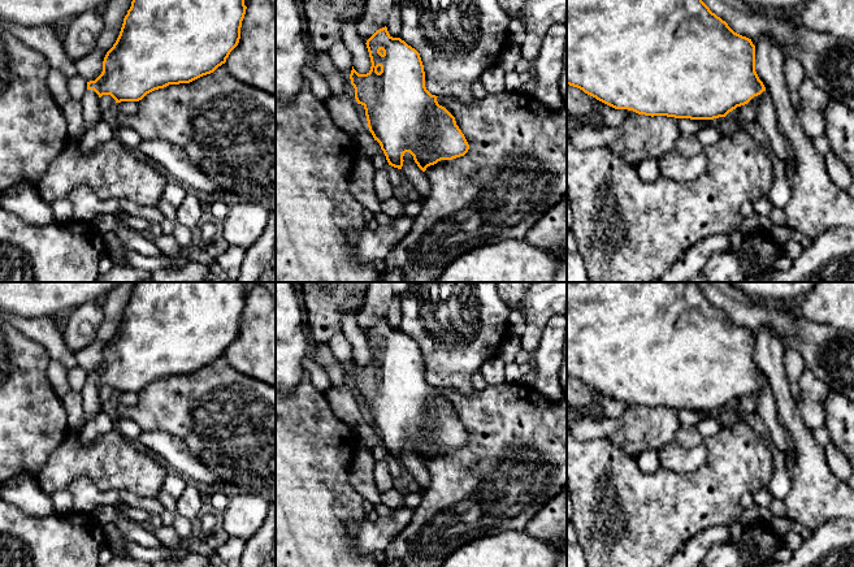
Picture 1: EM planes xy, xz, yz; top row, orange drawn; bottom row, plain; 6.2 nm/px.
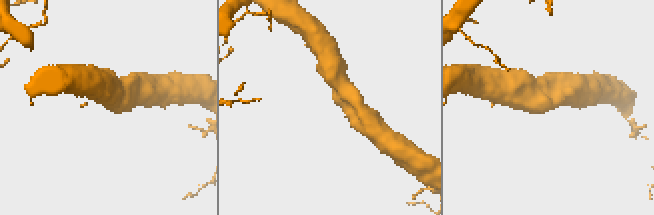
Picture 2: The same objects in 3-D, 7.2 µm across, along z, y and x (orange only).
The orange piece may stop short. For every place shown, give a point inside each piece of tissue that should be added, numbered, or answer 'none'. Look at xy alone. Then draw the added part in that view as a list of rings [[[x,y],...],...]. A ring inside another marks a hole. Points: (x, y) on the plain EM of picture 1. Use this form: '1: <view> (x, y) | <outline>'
1: xy (91, 403) | [[[87,381],[82,390],[82,406],[86,415],[86,421],[95,420],[103,411],[100,399],[100,389],[94,381]]]

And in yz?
1: yz (766, 407) | [[[766,381],[760,386],[754,388],[749,394],[757,397],[755,412],[764,421],[779,453],[788,462],[793,454],[794,442],[789,430],[783,425],[771,386]]]

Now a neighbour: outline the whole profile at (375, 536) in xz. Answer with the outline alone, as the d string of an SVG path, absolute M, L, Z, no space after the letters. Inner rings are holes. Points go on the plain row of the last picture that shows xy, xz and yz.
M400 507L390 516L378 516L374 521L367 516L360 521L354 537L354 550L361 555L382 554L409 523L413 508Z

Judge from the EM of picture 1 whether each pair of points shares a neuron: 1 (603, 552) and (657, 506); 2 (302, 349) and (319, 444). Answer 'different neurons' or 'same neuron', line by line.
1: same neuron
2: different neurons

